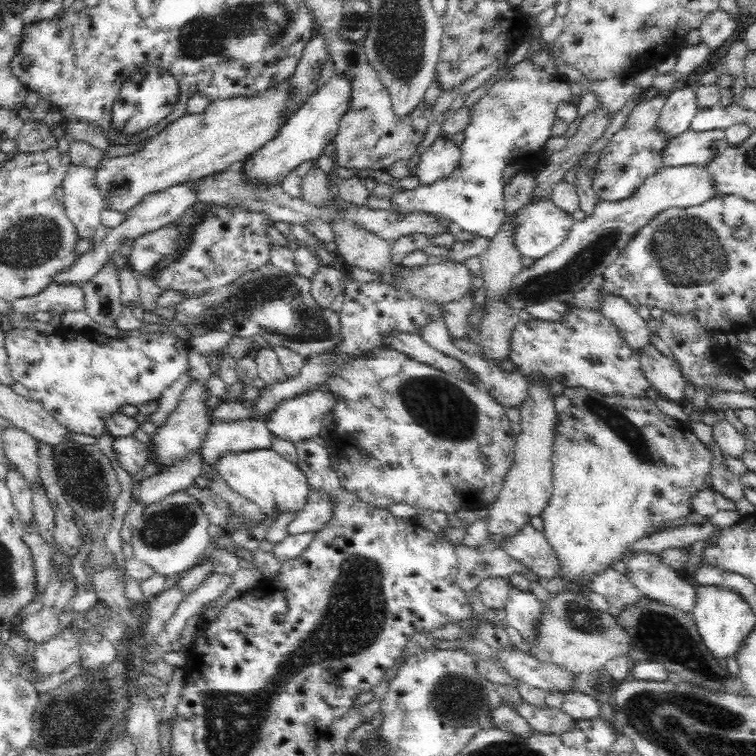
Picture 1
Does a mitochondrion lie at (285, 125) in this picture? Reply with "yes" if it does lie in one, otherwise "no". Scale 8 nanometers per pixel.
no

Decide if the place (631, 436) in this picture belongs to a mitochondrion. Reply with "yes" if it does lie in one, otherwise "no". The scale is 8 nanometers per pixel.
yes

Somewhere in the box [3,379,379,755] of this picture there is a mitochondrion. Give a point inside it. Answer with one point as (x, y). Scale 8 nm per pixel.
(74, 719)

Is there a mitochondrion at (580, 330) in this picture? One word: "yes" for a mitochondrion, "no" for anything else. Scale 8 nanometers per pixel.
no

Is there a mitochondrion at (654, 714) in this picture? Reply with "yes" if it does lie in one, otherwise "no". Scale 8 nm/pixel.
yes

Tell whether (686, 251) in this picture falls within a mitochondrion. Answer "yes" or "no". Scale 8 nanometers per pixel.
yes

